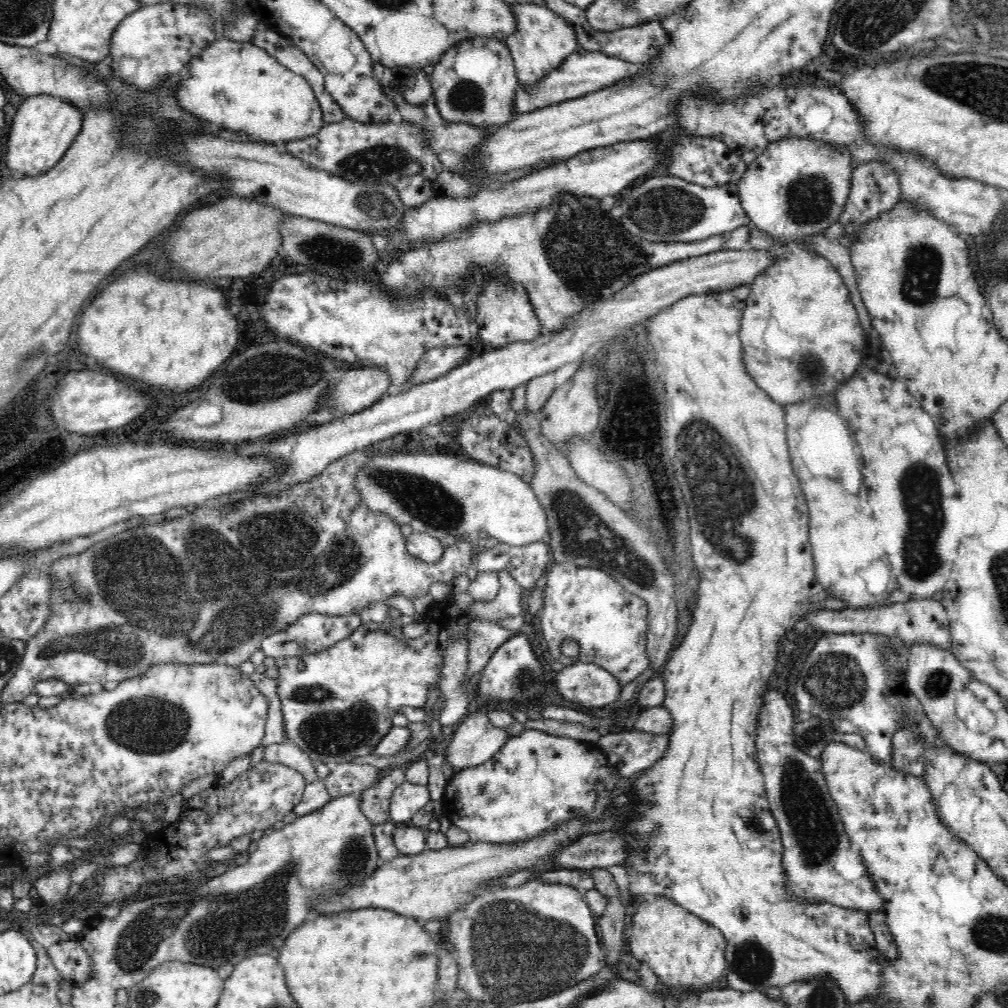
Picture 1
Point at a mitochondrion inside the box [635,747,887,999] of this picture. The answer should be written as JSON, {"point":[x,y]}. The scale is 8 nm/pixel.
{"point":[752,961]}

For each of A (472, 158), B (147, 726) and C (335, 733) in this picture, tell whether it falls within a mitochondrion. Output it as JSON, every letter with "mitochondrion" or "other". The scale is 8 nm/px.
{"A":"other","B":"mitochondrion","C":"mitochondrion"}

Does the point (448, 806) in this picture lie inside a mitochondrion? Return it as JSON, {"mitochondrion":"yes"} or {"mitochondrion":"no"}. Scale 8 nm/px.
{"mitochondrion":"no"}

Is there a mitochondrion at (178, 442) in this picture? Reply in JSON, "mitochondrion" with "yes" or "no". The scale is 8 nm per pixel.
{"mitochondrion":"no"}

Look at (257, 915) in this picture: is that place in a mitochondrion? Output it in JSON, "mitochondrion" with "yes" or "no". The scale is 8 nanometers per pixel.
{"mitochondrion":"yes"}

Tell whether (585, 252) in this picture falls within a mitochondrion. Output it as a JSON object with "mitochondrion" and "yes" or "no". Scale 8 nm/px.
{"mitochondrion":"yes"}

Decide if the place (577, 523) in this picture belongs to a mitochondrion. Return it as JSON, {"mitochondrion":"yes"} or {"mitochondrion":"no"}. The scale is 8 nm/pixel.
{"mitochondrion":"yes"}

